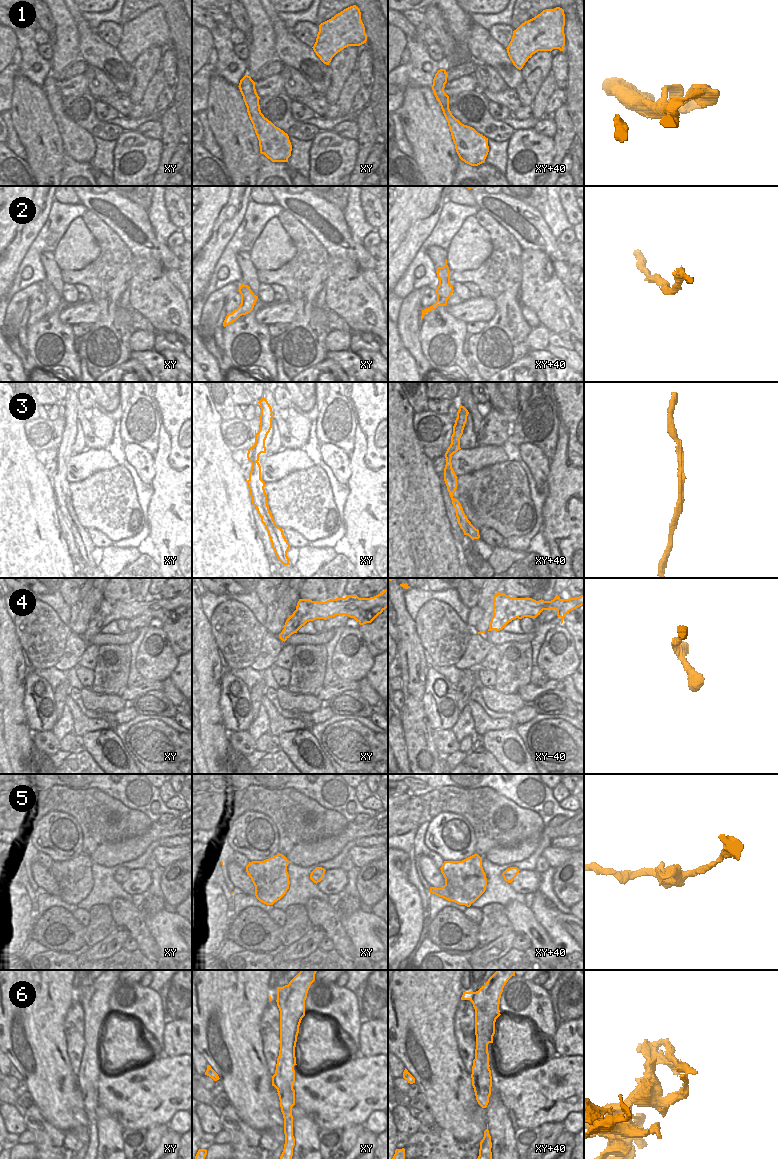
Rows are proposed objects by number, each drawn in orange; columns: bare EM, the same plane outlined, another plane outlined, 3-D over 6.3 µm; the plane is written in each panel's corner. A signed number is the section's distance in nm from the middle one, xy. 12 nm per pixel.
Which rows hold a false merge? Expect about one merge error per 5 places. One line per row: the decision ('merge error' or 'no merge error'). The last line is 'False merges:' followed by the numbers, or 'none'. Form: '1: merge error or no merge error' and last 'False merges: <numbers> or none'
1: no merge error
2: no merge error
3: no merge error
4: no merge error
5: no merge error
6: merge error
False merges: 6

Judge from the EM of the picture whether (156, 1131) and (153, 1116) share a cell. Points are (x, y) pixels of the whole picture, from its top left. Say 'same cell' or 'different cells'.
different cells

